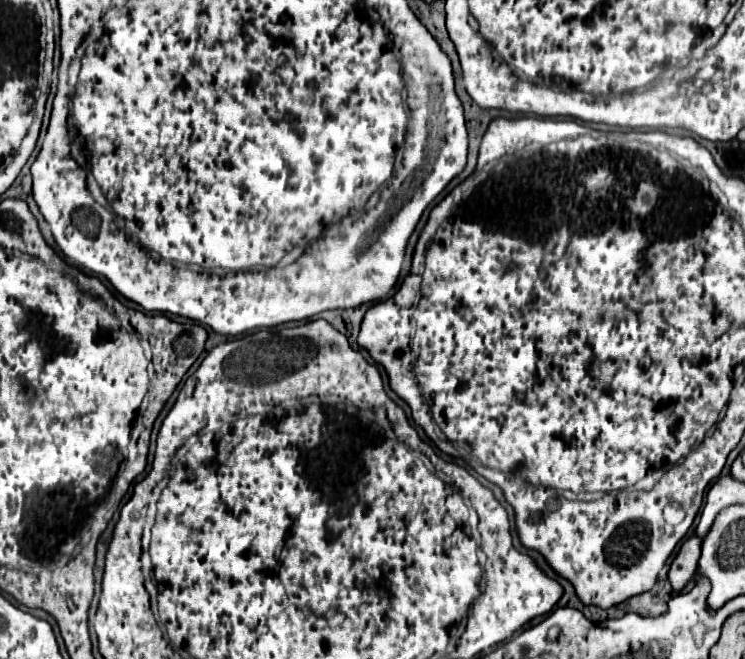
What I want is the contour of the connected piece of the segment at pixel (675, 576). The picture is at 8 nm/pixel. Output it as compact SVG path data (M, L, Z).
M693 535L681 545L681 549L671 565L671 571L669 571L669 581L675 591L683 589L687 585L687 581L695 575L695 567L699 563L699 555L701 555L701 543L703 543L701 537Z

